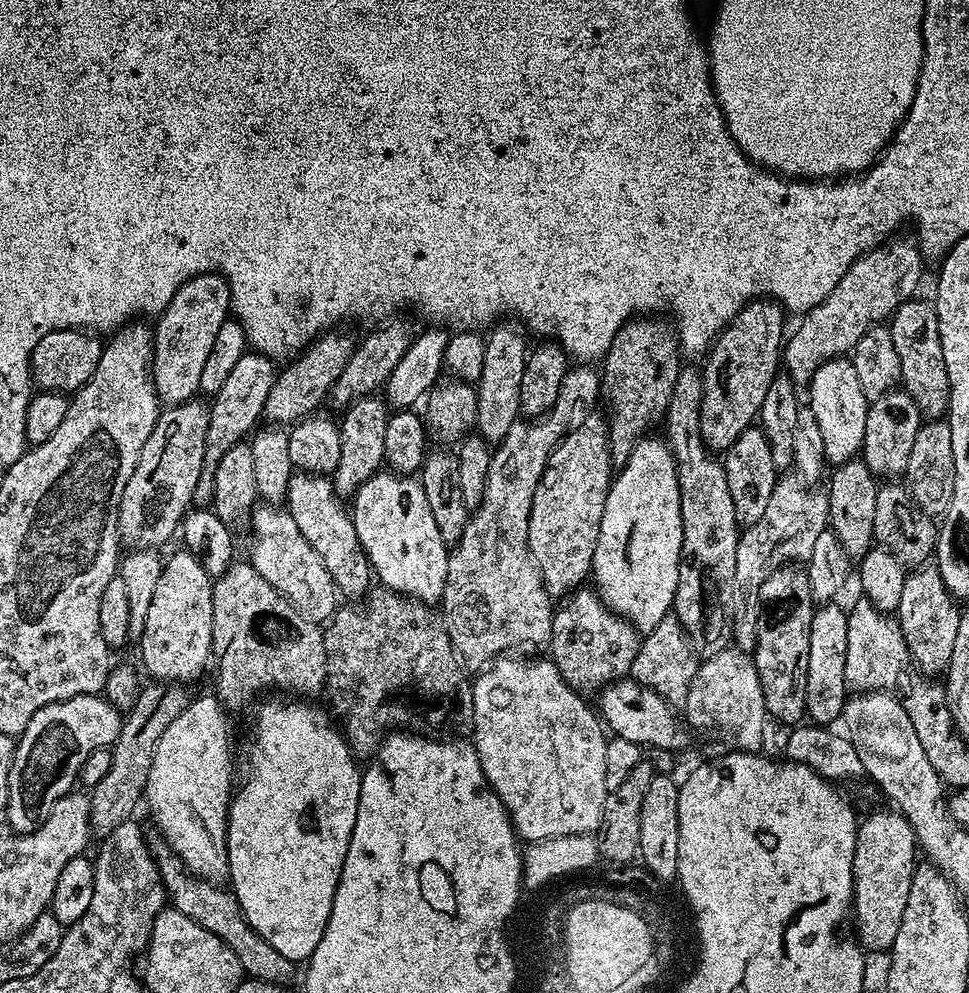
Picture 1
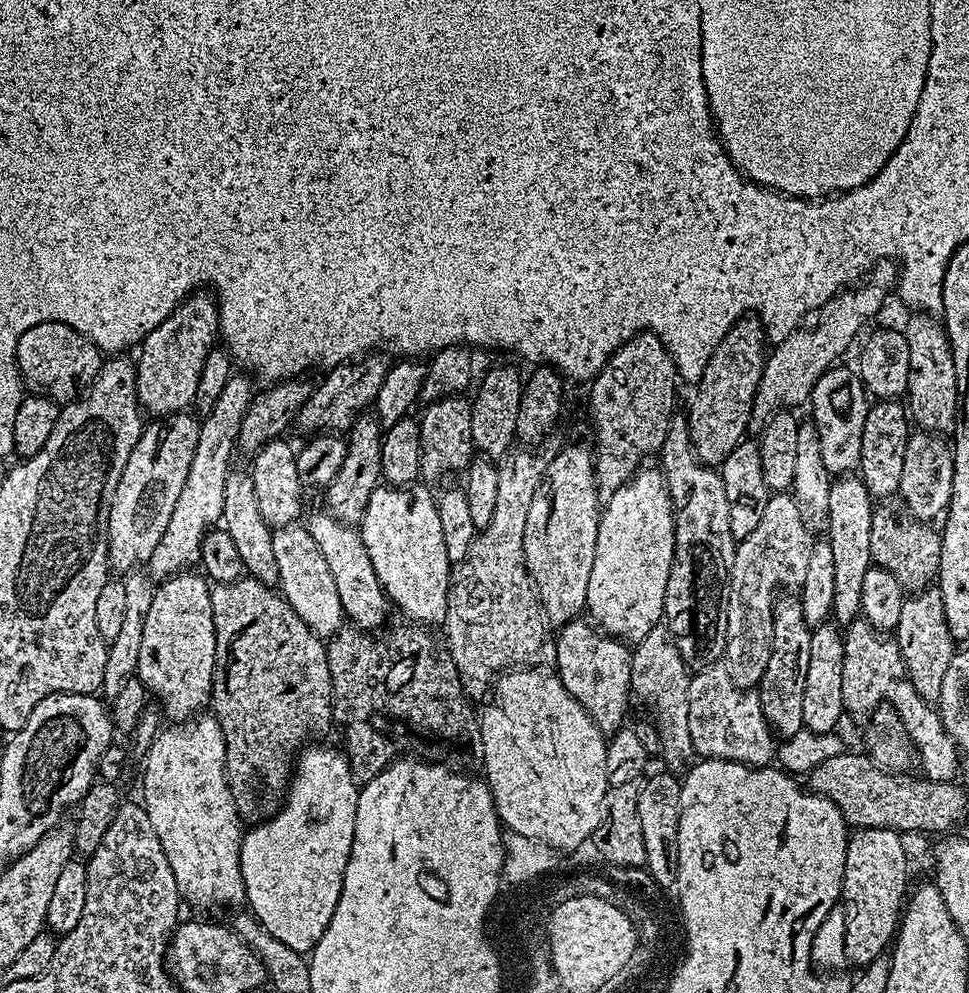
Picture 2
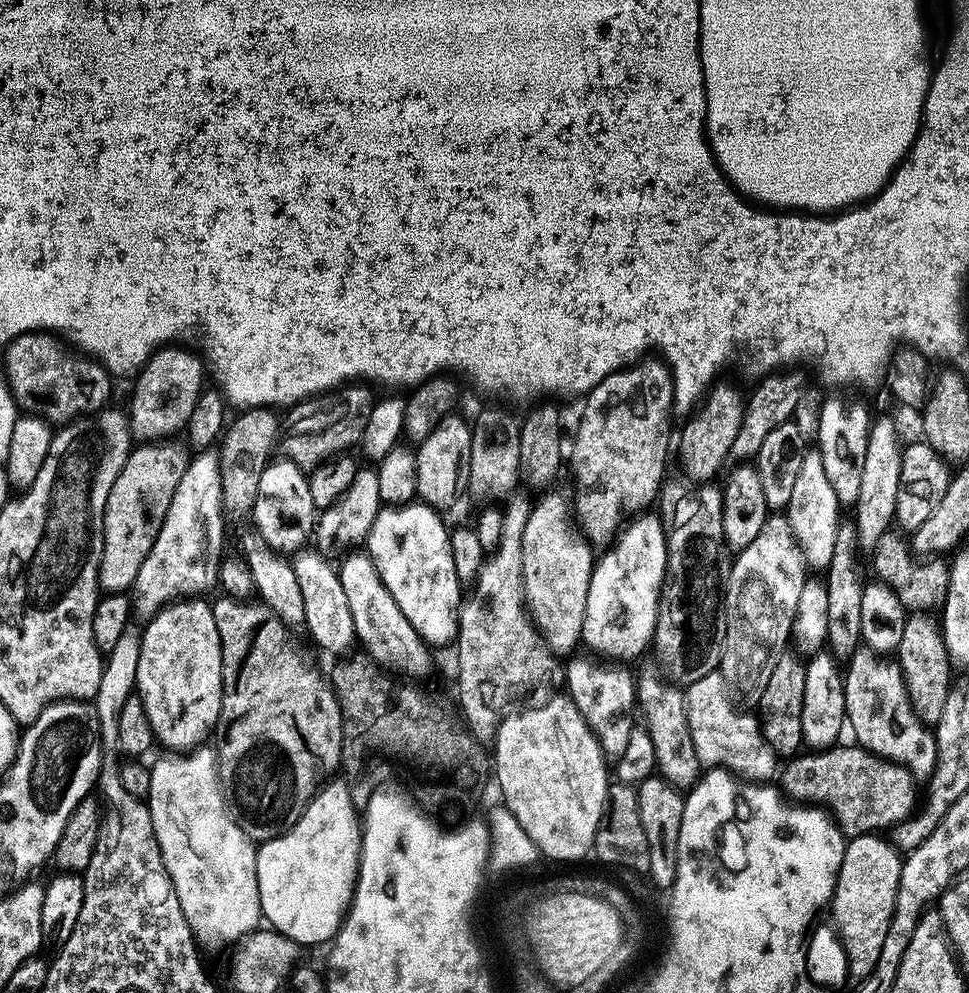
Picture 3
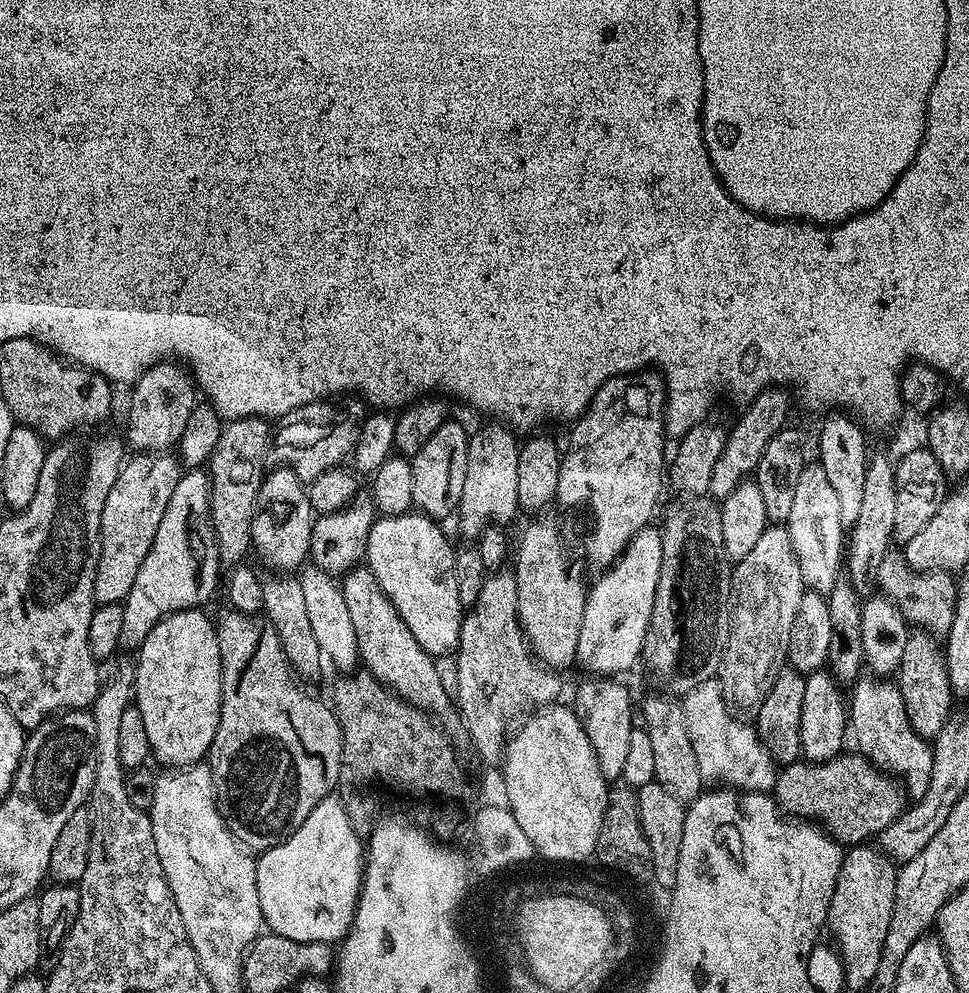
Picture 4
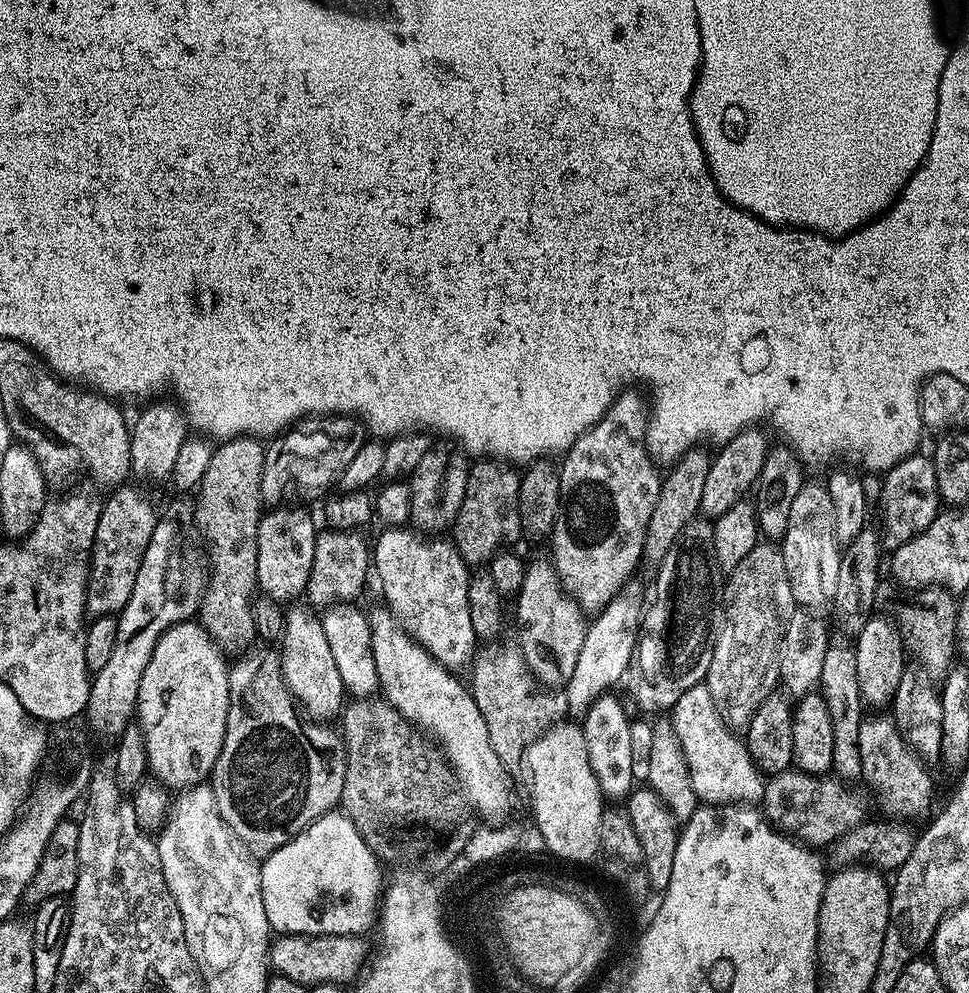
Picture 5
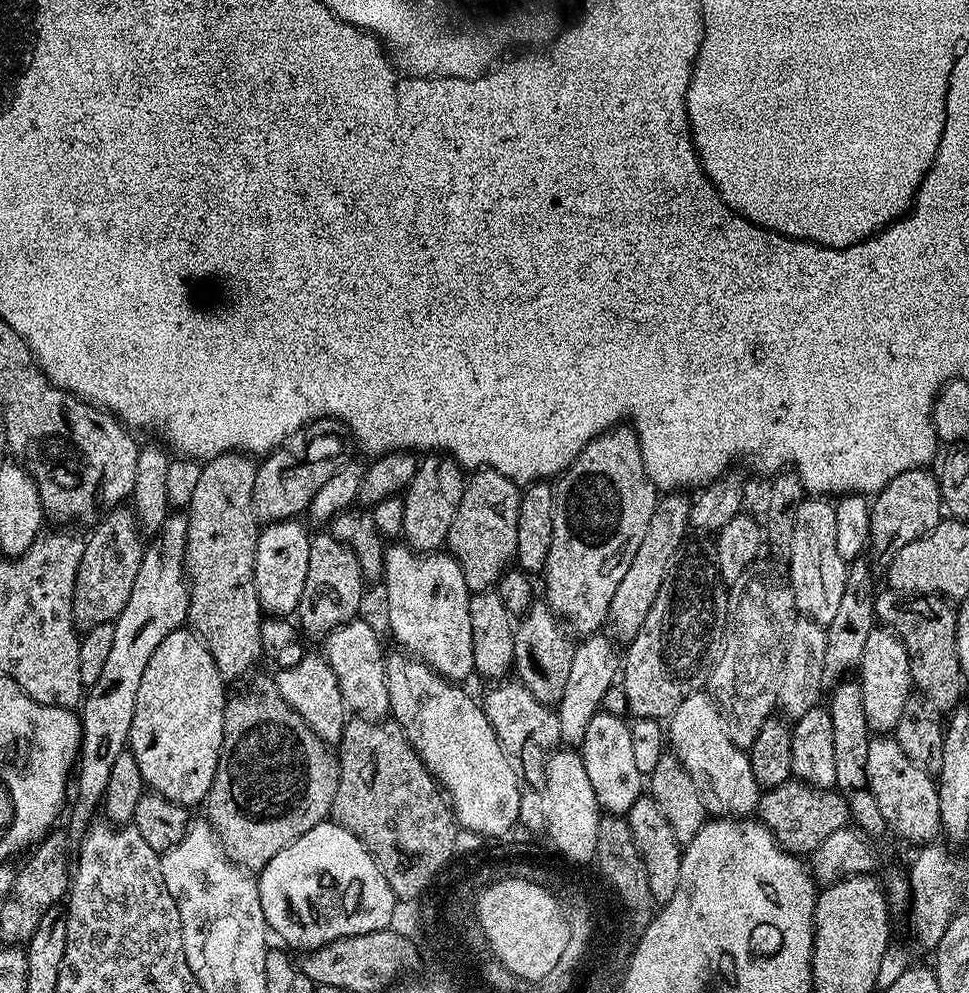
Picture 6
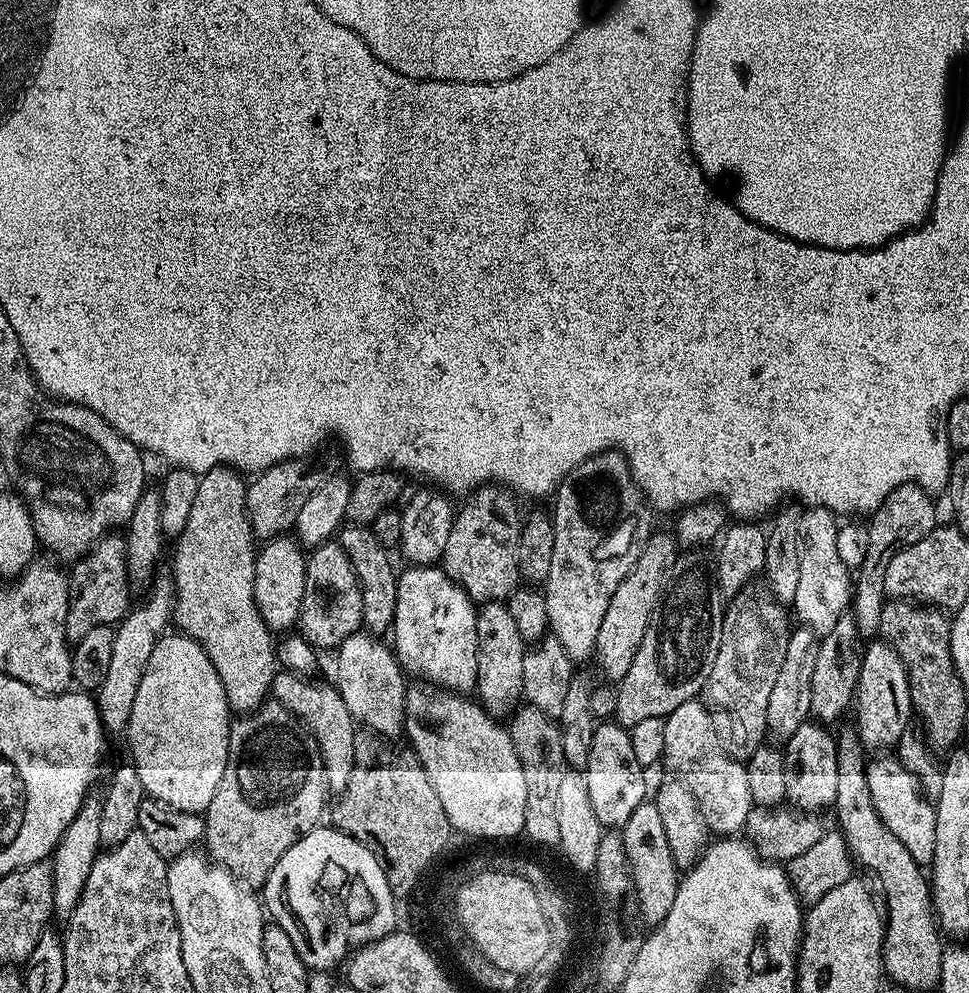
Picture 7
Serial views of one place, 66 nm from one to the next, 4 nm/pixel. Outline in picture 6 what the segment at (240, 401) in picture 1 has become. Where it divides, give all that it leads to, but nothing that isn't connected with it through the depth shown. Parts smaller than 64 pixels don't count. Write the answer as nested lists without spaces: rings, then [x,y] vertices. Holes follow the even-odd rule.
[[[169,514],[159,532],[147,541],[144,557],[138,566],[138,578],[134,578],[134,590],[130,590],[130,598],[114,624],[110,655],[98,682],[94,682],[83,697],[84,712],[79,713],[82,739],[78,771],[74,776],[74,784],[77,784],[76,801],[72,804],[73,820],[70,827],[73,837],[83,837],[86,826],[97,819],[96,811],[99,813],[104,803],[106,782],[110,782],[114,762],[118,754],[128,748],[130,726],[134,722],[134,702],[138,702],[138,686],[142,686],[146,665],[154,650],[158,650],[162,638],[185,627],[188,619],[190,594],[184,567],[187,529],[187,515]]]

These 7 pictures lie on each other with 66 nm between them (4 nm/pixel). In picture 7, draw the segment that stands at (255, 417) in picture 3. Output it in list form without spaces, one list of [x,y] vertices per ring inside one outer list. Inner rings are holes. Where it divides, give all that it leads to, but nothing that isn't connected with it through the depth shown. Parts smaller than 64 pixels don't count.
[[[221,466],[203,473],[198,482],[198,491],[194,493],[186,530],[175,537],[176,553],[172,556],[170,569],[172,586],[176,589],[172,620],[180,627],[177,629],[183,635],[197,640],[202,650],[206,650],[226,690],[228,707],[236,714],[250,713],[269,699],[272,680],[278,671],[273,633],[262,622],[258,606],[254,602],[254,570],[258,544],[252,534],[252,523],[248,520],[247,493],[245,477],[234,468]]]

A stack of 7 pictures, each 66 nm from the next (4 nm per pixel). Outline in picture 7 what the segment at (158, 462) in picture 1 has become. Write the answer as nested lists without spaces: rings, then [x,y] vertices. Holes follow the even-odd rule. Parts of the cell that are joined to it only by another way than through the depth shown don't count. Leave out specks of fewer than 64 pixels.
[[[120,534],[102,536],[85,556],[81,556],[71,565],[71,568],[66,634],[69,641],[75,642],[86,638],[86,633],[94,630],[94,626],[115,626],[128,615],[128,541]]]

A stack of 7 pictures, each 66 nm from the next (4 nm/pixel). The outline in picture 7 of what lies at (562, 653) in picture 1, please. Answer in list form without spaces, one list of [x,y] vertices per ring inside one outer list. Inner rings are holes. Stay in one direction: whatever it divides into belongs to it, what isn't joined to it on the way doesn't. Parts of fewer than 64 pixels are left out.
[[[615,722],[603,724],[597,723],[594,730],[594,742],[590,742],[590,758],[588,764],[582,770],[586,790],[590,790],[590,806],[594,809],[594,814],[598,817],[601,829],[620,830],[626,822],[630,822],[630,814],[638,810],[649,799],[648,780],[644,777],[645,765],[638,762],[638,757],[634,754],[634,742],[632,734],[624,725]]]

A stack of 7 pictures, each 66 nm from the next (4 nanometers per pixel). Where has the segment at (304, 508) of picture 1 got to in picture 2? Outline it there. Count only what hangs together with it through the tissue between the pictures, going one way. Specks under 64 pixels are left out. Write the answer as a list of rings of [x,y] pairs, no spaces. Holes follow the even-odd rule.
[[[327,510],[314,513],[306,521],[306,527],[314,542],[318,542],[318,550],[322,550],[326,566],[330,566],[330,574],[334,577],[334,586],[338,586],[338,598],[344,607],[345,617],[361,630],[383,629],[390,601],[378,582],[378,574],[374,574],[374,562],[370,562],[370,554],[366,554],[366,546],[359,531],[353,525],[336,520]]]

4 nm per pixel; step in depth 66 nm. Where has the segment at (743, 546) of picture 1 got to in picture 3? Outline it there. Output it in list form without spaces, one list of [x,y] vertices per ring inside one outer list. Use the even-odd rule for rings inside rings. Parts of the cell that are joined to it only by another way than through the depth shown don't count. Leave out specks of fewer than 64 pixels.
[[[770,514],[766,522],[762,522],[762,530],[750,546],[735,553],[732,569],[724,583],[724,613],[726,614],[726,638],[722,646],[719,674],[729,689],[737,697],[758,702],[762,698],[762,690],[770,679],[778,658],[789,647],[792,639],[792,623],[798,610],[798,598],[802,594],[802,586],[810,575],[808,564],[804,560],[802,550],[794,538],[787,515]]]

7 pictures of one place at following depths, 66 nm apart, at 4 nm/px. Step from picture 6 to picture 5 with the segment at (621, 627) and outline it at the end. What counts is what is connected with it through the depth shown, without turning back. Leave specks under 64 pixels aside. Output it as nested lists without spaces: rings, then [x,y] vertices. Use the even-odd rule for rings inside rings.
[[[693,450],[680,457],[671,467],[672,472],[663,477],[658,494],[658,502],[654,506],[654,514],[650,514],[650,526],[644,539],[643,559],[649,560],[652,566],[659,566],[666,558],[670,546],[680,537],[680,532],[689,521],[697,519],[698,509],[702,502],[702,490],[705,489],[707,471],[710,470],[712,459],[704,450]]]

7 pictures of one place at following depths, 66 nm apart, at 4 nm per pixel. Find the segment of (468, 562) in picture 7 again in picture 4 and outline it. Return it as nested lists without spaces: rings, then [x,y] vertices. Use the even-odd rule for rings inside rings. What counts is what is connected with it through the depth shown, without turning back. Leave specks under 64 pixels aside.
[[[488,422],[468,438],[468,457],[466,458],[466,478],[462,485],[462,498],[458,509],[460,532],[465,541],[475,541],[489,526],[507,525],[507,520],[518,516],[518,436],[503,422]]]

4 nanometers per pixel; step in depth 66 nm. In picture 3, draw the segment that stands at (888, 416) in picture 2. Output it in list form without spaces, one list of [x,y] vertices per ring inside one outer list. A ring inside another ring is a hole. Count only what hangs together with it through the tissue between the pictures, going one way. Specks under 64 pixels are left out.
[[[888,416],[875,417],[867,436],[866,463],[862,469],[862,490],[854,505],[854,523],[860,535],[861,549],[870,550],[896,519],[898,482],[902,478],[903,443],[897,424]]]

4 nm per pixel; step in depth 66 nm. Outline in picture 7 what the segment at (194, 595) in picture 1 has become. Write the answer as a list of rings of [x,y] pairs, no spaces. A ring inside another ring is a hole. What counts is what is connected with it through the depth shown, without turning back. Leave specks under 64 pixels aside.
[[[175,635],[161,636],[150,654],[150,662],[146,662],[146,670],[142,670],[142,682],[138,682],[134,710],[130,710],[126,729],[128,748],[132,751],[130,763],[138,770],[138,778],[142,778],[142,786],[151,799],[176,811],[203,814],[226,770],[230,709],[218,670],[214,670],[214,662],[210,662],[206,650],[202,650],[197,640]]]

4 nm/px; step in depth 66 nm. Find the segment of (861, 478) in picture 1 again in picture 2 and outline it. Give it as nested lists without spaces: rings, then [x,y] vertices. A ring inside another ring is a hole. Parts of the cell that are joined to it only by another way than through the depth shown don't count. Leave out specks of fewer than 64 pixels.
[[[849,474],[833,479],[830,486],[826,539],[834,550],[834,606],[831,619],[840,626],[853,624],[860,616],[862,581],[866,578],[866,570],[873,567],[870,554],[870,522],[873,511],[874,498],[866,490],[859,475]]]

